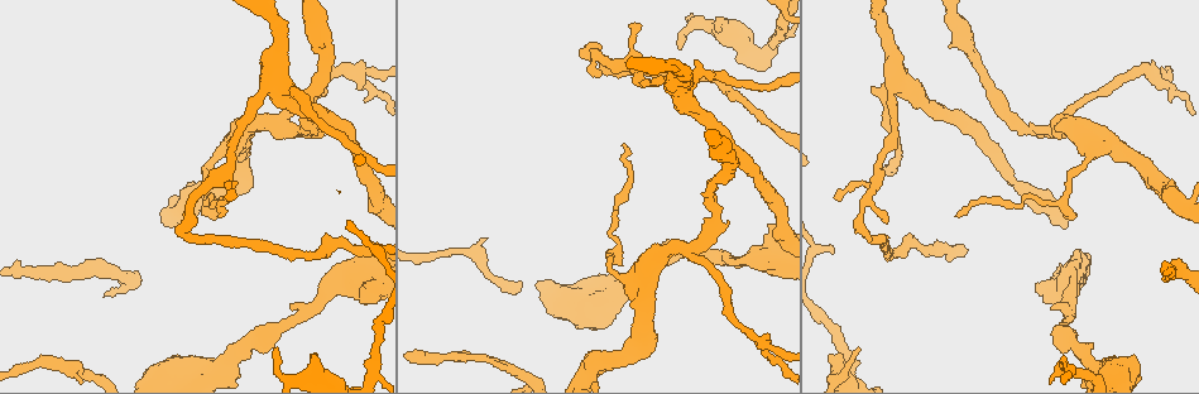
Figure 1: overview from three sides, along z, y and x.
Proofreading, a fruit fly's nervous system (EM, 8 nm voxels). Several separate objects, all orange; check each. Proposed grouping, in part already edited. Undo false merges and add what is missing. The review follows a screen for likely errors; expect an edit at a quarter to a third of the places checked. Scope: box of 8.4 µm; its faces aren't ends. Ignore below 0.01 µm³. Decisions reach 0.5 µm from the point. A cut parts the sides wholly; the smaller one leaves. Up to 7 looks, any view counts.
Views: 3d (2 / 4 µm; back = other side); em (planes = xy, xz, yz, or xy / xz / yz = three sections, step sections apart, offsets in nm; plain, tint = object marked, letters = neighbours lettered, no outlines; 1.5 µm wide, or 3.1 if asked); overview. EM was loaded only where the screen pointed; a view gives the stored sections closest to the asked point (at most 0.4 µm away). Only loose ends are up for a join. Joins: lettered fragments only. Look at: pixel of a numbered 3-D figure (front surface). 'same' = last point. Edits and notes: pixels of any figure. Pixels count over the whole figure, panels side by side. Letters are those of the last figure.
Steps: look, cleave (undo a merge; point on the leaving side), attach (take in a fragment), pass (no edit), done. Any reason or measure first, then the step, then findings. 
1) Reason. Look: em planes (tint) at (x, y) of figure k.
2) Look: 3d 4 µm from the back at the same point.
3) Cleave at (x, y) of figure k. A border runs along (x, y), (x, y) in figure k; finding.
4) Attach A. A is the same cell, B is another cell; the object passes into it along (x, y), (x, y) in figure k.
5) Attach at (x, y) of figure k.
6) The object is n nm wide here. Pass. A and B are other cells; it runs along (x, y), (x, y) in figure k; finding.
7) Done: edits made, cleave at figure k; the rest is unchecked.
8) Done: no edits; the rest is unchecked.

Side arm on a straight run. Look: 3d 4 µm at (360, 74) of figure 1.

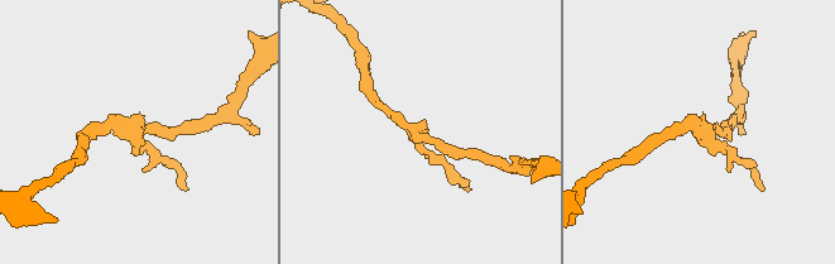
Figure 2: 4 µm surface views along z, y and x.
3 arms meet here. Look: em yz step 8 (tint) at (705, 129) of figure 2.

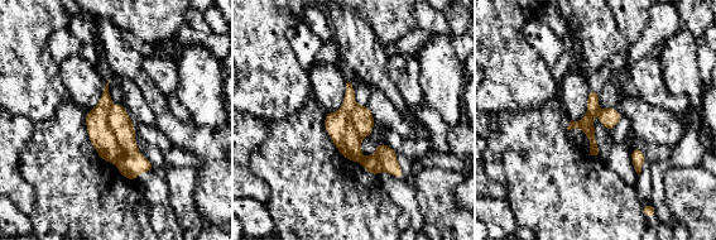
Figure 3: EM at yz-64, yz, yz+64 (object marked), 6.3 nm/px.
Look: em planes (letters) at the same point.

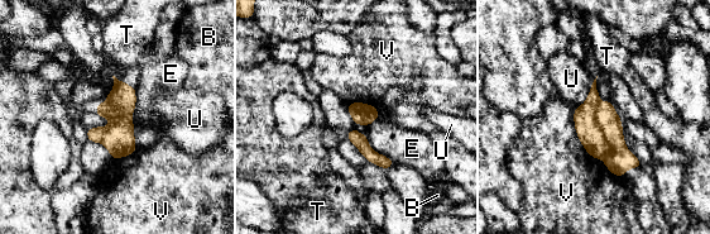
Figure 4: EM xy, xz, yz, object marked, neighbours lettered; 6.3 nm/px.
Cleave at (620, 160) of figure 4. B, E, T, U and V are other cells; the part that leaves runs along (601, 105), (618, 147), (637, 165) in figure 4; two neurons meet here.

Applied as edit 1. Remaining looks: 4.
Look: overview.

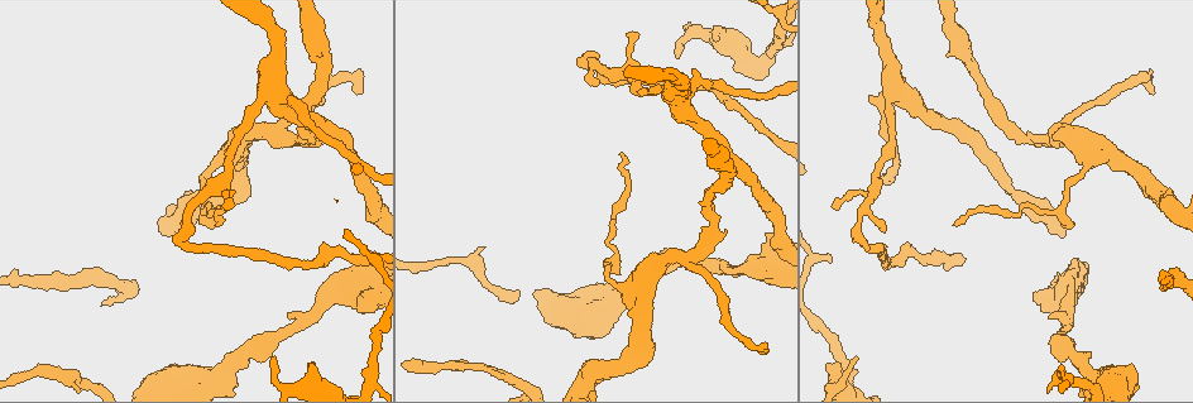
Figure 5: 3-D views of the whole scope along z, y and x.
Abrupt turn. Look: 3d 4 µm at (714, 237) of figure 5.

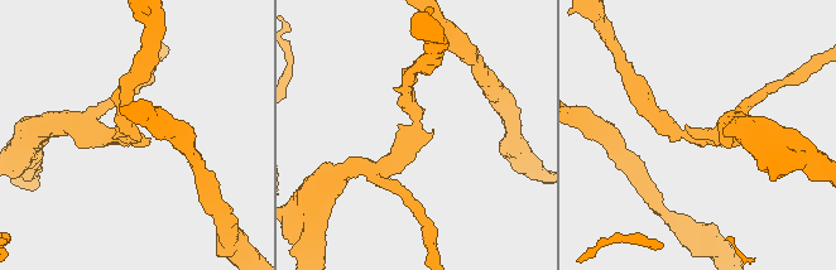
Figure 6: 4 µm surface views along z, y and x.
The arms are 220, 280 nm wide; shape alone is not enough. Look: em planes (tint) at (695, 137) of figure 6.

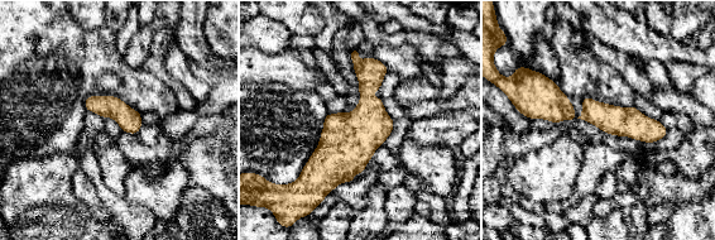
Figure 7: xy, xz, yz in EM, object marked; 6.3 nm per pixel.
See the neighbours. Look: em planes (letters) at the same point.

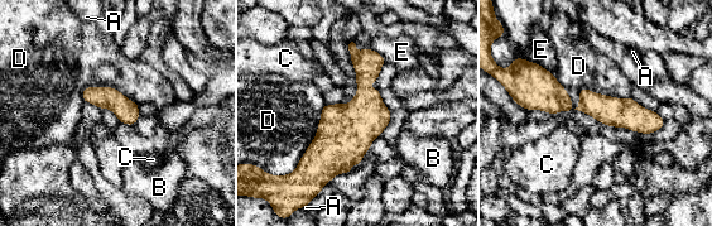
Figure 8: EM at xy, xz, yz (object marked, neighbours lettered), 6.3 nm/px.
Pass. A, B, C, D and E are other cells; a border runs along (81, 91), (112, 86), (138, 105) in figure 8; continuous, no second neuron.

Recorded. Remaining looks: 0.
Done: edits made, cleave at figure 4; the rest is unchecked.

